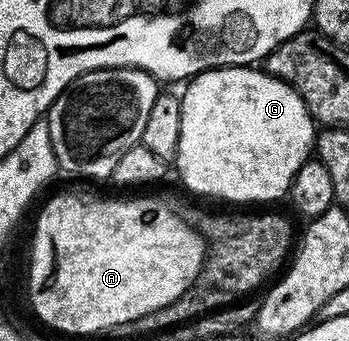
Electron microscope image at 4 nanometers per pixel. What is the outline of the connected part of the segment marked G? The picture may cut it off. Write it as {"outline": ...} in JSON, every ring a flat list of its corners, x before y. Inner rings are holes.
{"outline":[[256,66,211,68,199,72,183,85,182,134,174,168,180,171,180,180,200,196,213,196,216,200,229,200,232,204,268,204,271,200,284,200,294,174,313,155,317,125,308,107,302,102,291,84]]}

